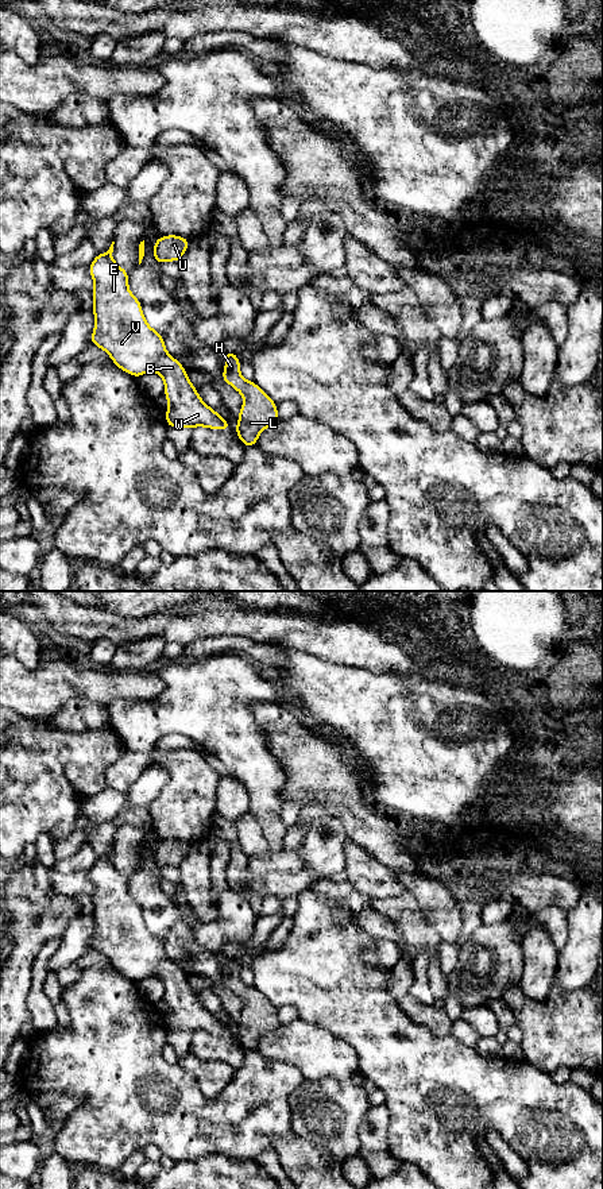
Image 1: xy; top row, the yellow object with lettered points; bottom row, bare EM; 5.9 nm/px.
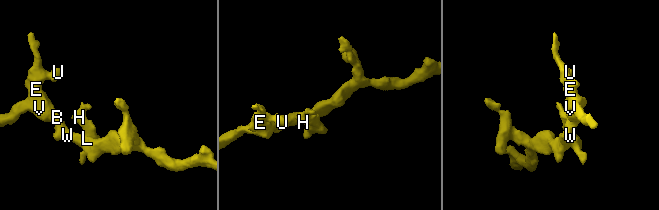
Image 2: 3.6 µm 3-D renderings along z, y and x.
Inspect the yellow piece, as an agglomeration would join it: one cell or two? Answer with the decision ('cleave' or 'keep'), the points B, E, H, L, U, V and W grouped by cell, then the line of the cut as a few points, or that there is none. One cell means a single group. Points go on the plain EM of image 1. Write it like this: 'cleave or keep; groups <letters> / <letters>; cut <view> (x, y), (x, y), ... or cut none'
cleave; groups B E U V W / H L; cut xy (235, 1035), (238, 1038)

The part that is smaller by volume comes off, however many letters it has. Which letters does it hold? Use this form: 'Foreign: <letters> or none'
Foreign: H, L

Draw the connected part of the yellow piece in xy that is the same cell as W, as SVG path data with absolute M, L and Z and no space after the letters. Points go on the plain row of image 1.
M113 849L89 869L94 885L90 949L104 954L116 972L135 983L151 976L162 981L170 1008L165 1015L170 1034L231 1034L232 1030L201 1004L183 970L166 956L162 938L147 929L140 906L128 893L130 877L112 862Z

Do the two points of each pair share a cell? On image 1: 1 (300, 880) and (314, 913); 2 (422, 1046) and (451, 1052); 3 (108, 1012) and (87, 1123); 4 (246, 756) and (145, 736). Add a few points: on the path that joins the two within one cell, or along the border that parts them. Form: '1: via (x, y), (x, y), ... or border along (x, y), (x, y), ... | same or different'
1: border along (309, 886), (297, 895) | different
2: via (429, 1052), (444, 1052) | same
3: via (108, 1041), (107, 1096) | same
4: via (220, 730), (213, 724), (170, 724) | same

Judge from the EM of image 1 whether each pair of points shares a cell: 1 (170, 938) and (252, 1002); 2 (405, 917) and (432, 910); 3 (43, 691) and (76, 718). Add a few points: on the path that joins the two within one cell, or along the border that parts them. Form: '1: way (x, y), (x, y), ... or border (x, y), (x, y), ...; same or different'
1: way (193, 953), (225, 962), (234, 979); same
2: border (405, 890), (414, 898), (422, 915), (439, 934); different
3: border (95, 702), (72, 698), (50, 721), (39, 722); different

